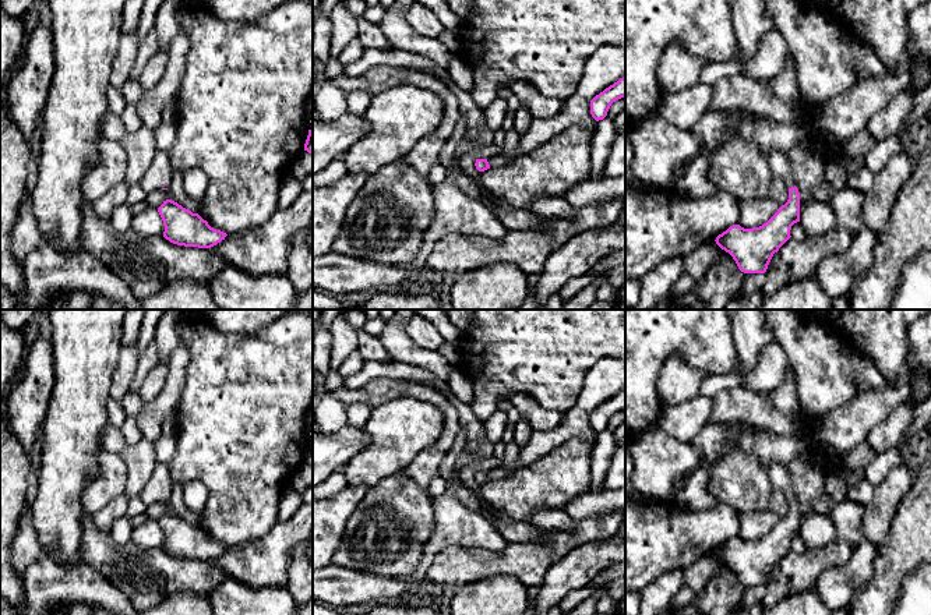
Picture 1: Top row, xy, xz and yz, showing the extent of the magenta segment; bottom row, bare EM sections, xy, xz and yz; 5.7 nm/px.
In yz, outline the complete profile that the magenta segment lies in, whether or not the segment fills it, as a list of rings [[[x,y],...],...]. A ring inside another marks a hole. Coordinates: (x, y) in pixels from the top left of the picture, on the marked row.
[[[772,149],[766,155],[766,165],[789,188],[787,202],[762,226],[744,229],[733,225],[715,240],[744,273],[765,273],[773,254],[791,237],[791,226],[800,222],[800,192],[789,156],[786,152]]]

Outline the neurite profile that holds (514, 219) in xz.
[[[487,145],[482,148],[470,148],[463,153],[458,165],[462,172],[472,179],[472,181],[482,190],[482,202],[498,218],[498,220],[507,227],[507,230],[525,230],[540,229],[546,223],[546,218],[542,218],[530,211],[514,209],[496,199],[490,192],[484,190],[480,183],[480,172],[475,163],[477,159],[489,159],[496,153],[501,153],[502,148],[497,145]]]

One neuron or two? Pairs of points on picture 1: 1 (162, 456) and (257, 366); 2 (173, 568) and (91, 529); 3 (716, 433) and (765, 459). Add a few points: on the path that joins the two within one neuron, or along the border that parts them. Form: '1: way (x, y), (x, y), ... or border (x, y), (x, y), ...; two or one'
1: border (175, 434), (176, 453), (166, 465); two
2: way (152, 568), (126, 566), (109, 550); one
3: way (729, 438), (748, 441), (754, 446); one

